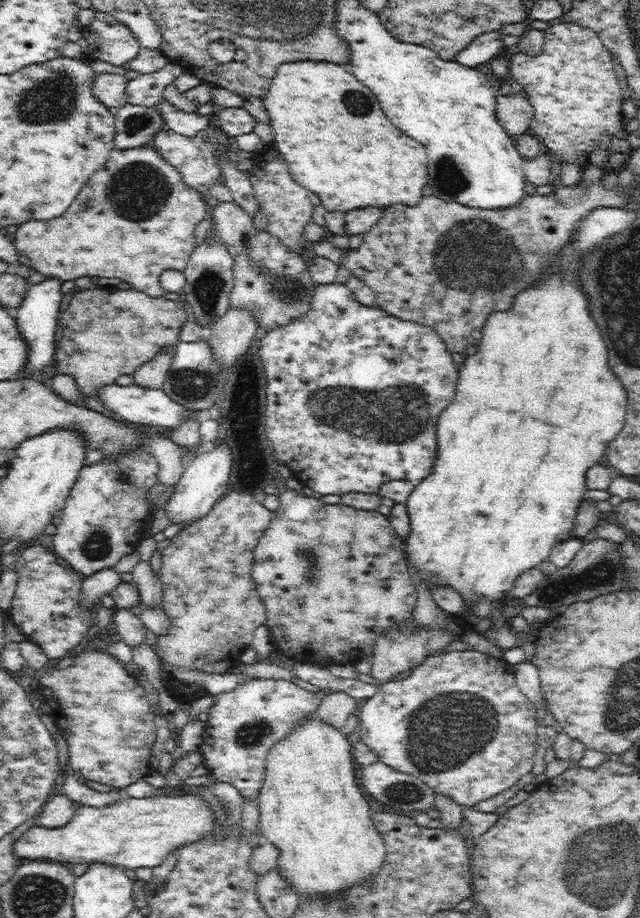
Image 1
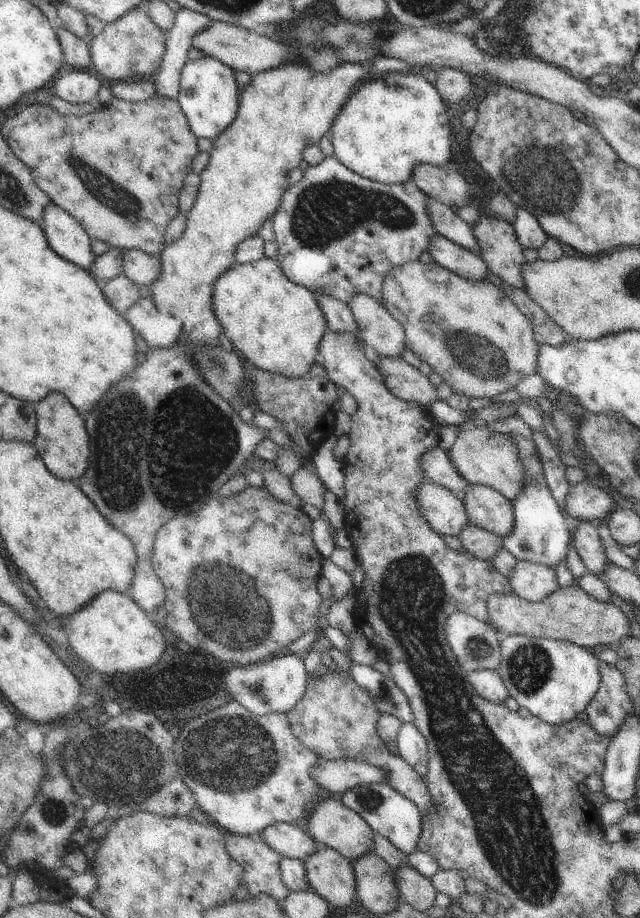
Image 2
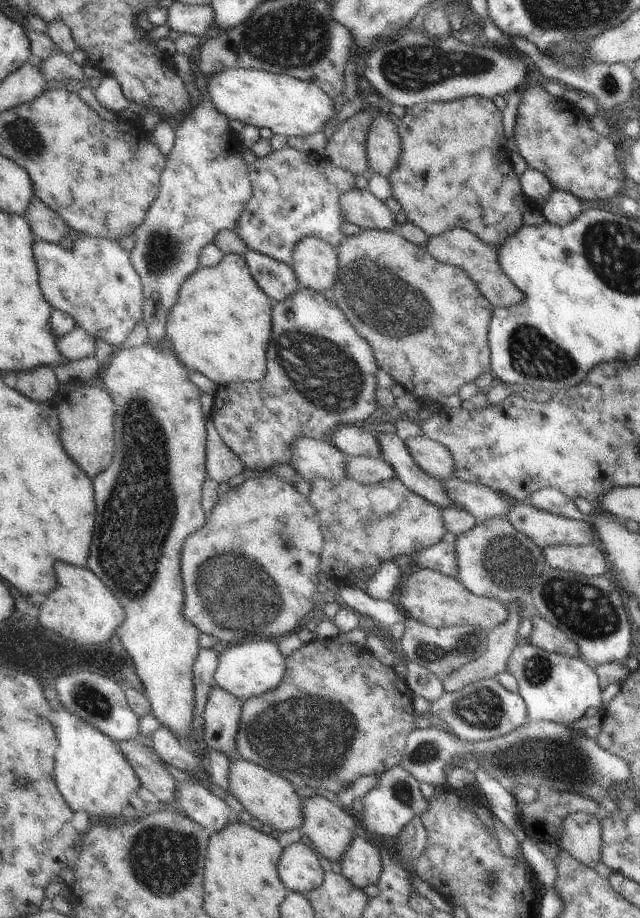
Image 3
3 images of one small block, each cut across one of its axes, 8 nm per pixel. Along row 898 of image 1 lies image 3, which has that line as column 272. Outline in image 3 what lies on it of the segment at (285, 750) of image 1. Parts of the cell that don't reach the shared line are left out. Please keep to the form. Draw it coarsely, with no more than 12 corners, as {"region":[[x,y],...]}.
{"region":[[244,255],[196,269],[166,315],[187,370],[265,377],[274,302]]}

